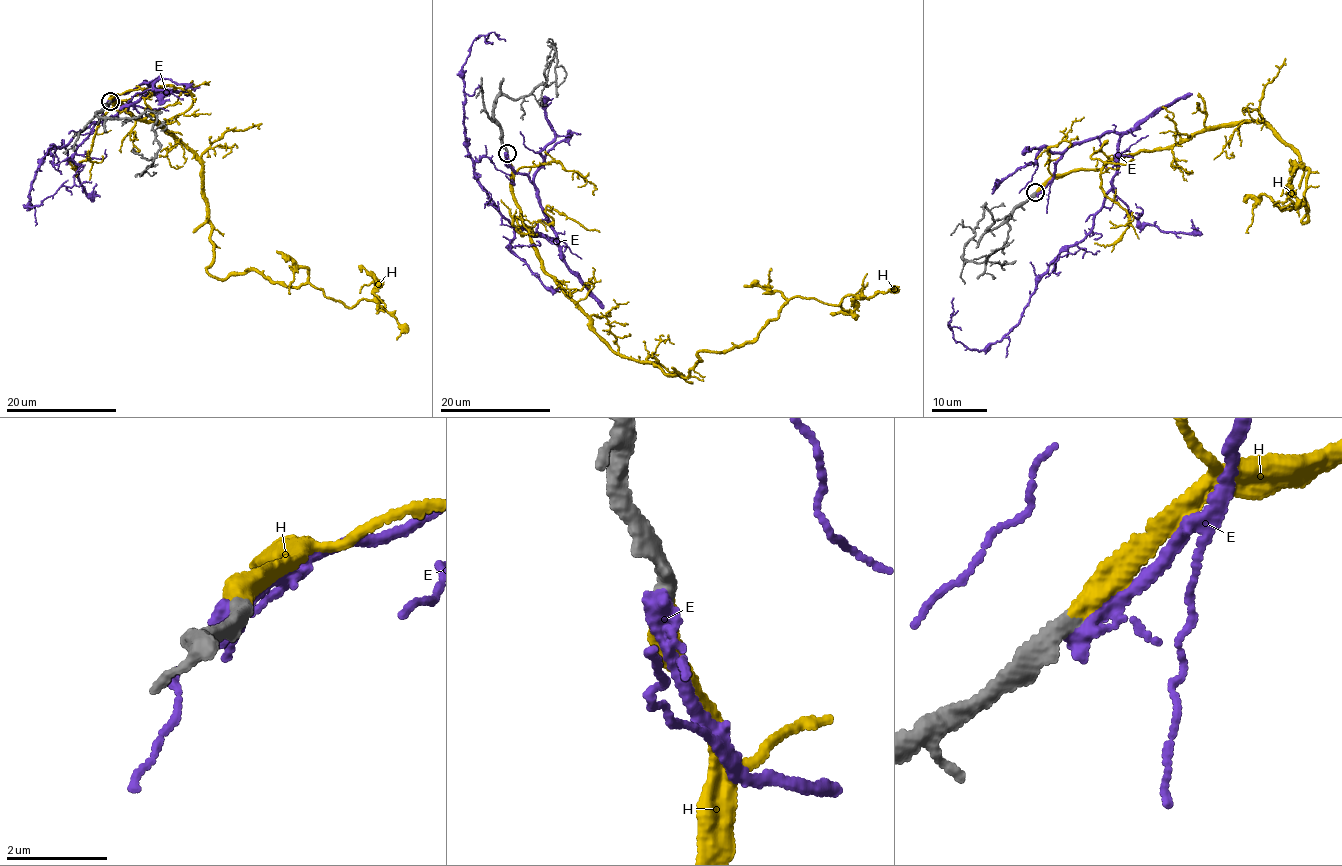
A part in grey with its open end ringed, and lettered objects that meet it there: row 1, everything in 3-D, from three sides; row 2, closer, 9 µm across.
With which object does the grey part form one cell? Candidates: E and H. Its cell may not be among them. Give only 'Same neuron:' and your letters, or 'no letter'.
Same neuron: H

